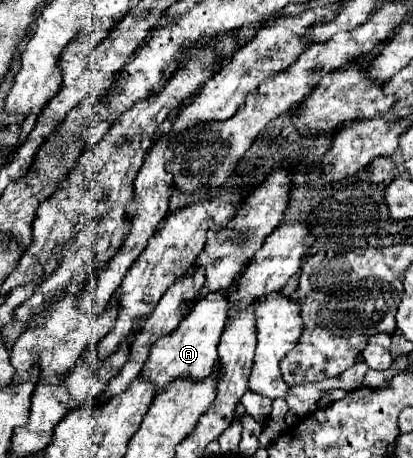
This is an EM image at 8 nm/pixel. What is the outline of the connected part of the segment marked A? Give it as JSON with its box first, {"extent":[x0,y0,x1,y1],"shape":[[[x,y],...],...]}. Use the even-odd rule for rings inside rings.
{"extent":[142,291,230,391],"shape":[[[214,291],[198,299],[184,321],[152,345],[150,357],[142,369],[144,377],[152,381],[158,391],[162,391],[174,377],[192,377],[194,381],[208,377],[218,361],[218,343],[224,333],[224,321],[228,319],[228,307],[230,301],[226,291]]]}

